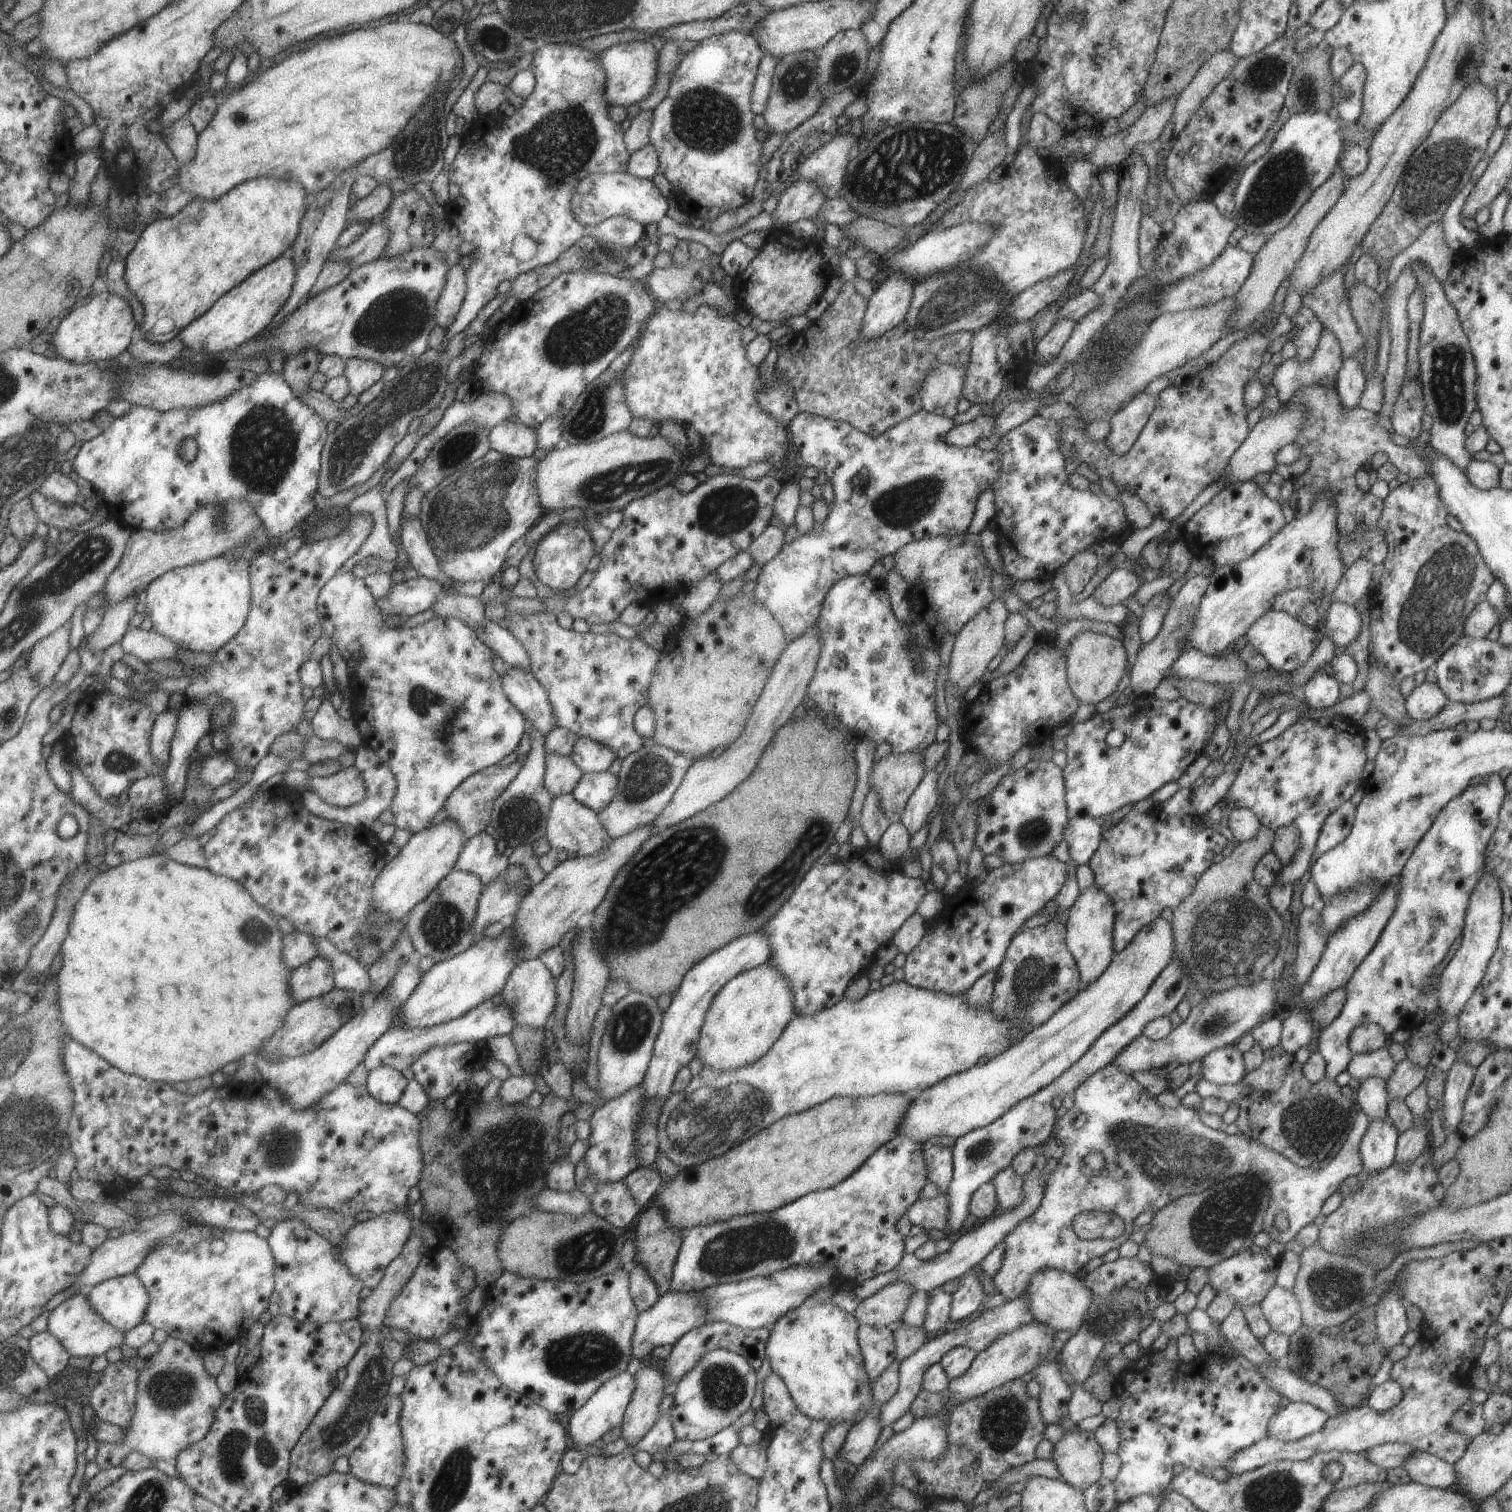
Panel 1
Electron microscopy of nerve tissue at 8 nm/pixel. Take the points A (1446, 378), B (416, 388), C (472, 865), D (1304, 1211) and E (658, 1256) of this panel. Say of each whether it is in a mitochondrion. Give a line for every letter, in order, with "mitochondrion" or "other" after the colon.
A: mitochondrion
B: mitochondrion
C: other
D: other
E: other

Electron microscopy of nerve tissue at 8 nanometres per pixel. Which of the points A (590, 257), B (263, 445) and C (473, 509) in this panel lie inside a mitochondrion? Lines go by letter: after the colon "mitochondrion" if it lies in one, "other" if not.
A: mitochondrion
B: mitochondrion
C: mitochondrion

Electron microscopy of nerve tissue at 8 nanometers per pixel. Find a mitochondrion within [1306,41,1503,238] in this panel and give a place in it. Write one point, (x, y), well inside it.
(1437, 172)

